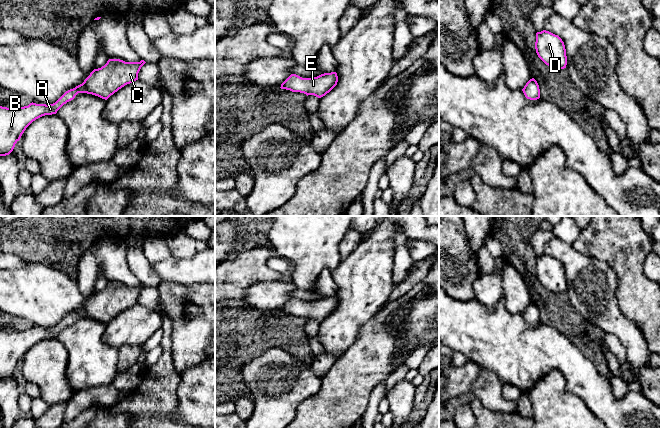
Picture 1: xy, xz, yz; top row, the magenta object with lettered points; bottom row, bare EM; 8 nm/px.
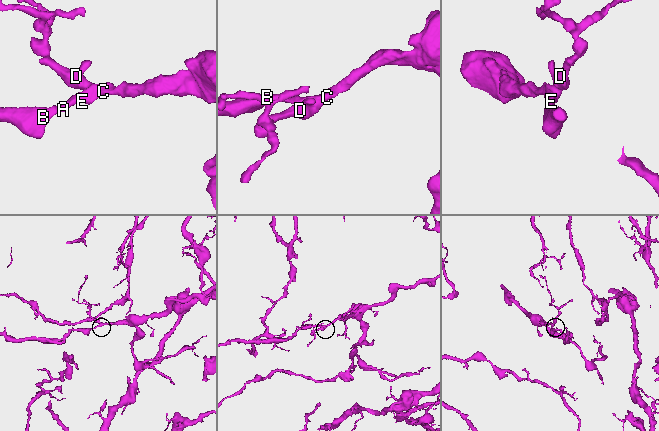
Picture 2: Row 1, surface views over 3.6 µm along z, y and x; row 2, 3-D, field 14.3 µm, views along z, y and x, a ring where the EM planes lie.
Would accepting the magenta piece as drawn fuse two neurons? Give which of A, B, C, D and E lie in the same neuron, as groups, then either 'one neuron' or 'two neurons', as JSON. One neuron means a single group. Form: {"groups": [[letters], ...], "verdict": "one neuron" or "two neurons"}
{"groups": [["A", "B", "C", "D", "E"]], "verdict": "one neuron"}

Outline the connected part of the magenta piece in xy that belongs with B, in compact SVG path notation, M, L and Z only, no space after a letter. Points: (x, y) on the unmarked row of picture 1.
M109 283L101 292L94 293L84 306L66 315L53 328L30 327L24 331L0 330L0 380L9 379L20 364L26 352L36 343L56 338L78 317L87 317L107 324L111 319L127 308L138 304L138 297L146 286L125 286Z

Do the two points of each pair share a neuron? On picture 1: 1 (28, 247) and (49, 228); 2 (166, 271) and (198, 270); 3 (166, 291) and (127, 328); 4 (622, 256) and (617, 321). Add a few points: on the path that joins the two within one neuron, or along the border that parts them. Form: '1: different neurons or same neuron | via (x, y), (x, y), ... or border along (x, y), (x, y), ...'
1: same neuron | via (33, 242), (44, 233)
2: same neuron | via (174, 271), (190, 271)
3: different neurons | border along (158, 310), (163, 316)
4: different neurons | border along (617, 281), (616, 300), (618, 307), (633, 322)

